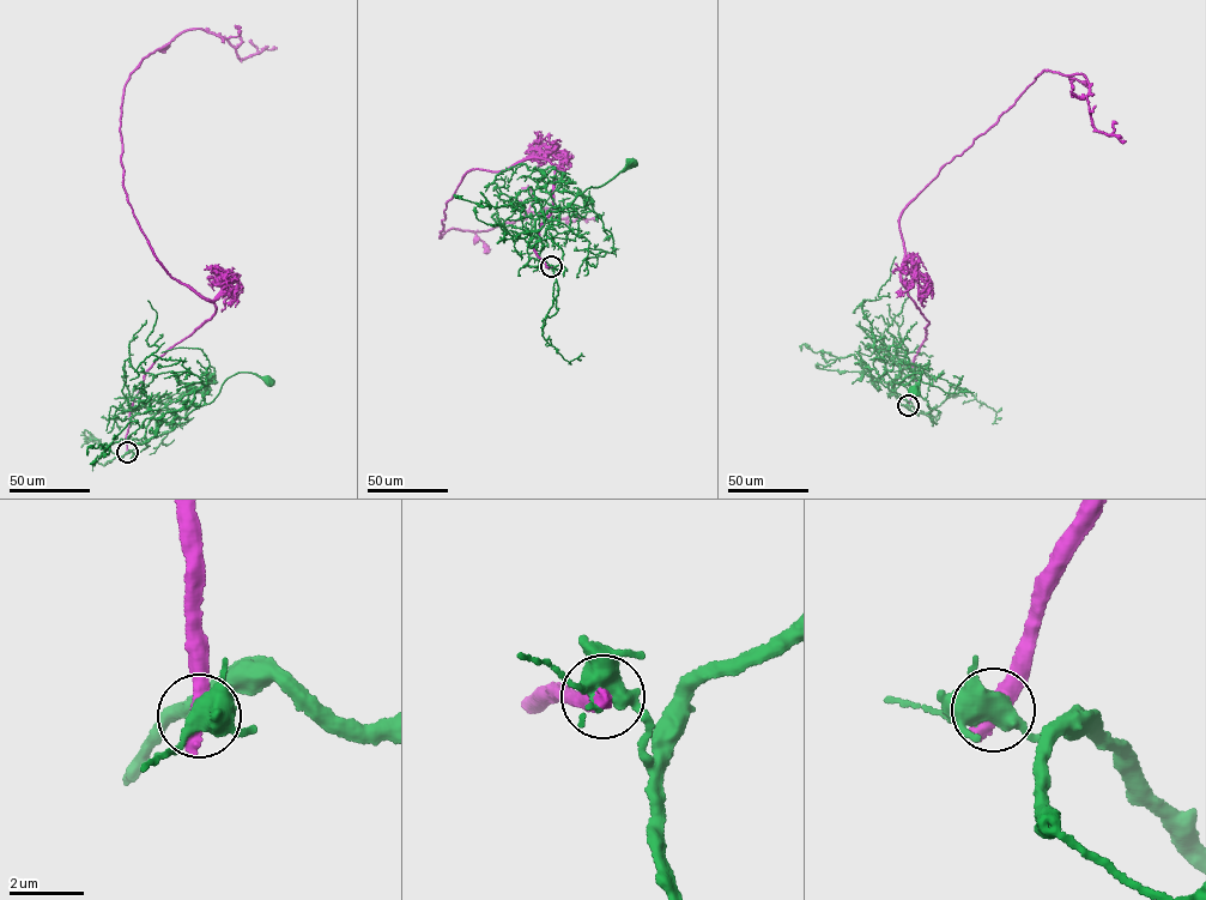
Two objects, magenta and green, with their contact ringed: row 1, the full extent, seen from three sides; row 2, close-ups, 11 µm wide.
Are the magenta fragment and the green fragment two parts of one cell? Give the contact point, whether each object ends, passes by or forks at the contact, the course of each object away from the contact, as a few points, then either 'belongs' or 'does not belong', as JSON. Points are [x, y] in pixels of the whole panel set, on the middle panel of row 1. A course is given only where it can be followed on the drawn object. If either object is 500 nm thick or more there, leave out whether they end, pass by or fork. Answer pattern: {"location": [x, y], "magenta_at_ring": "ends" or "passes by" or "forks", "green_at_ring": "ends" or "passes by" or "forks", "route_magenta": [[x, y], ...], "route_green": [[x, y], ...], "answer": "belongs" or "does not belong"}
{"location": [551, 266], "route_magenta": [[551, 267], [533, 248], [553, 204], [551, 163], [466, 174], [441, 237], [528, 212], [597, 217]], "route_green": [[551, 266], [561, 263], [563, 253], [546, 236], [547, 229], [581, 193], [605, 185], [631, 161]], "answer": "does not belong"}

